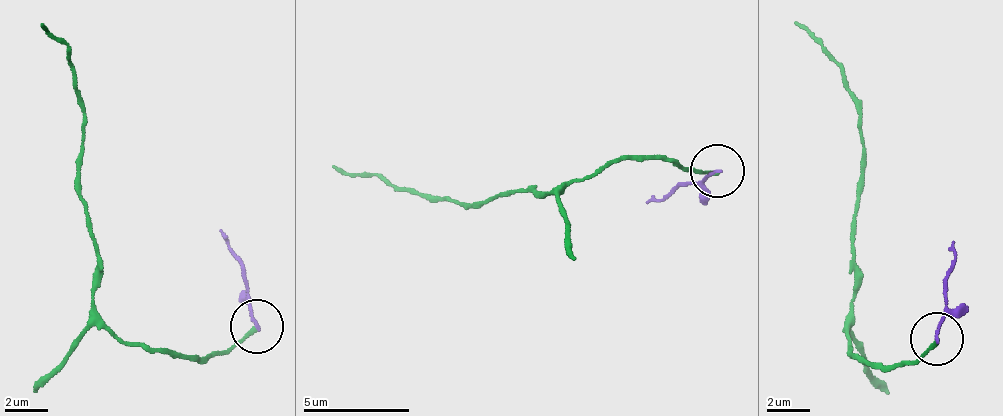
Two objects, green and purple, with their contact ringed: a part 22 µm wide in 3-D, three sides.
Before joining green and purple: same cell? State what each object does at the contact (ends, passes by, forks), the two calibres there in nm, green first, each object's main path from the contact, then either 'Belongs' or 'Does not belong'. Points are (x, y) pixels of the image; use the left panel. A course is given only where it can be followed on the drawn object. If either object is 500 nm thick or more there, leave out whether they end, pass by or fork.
At the ring green ends. At the ring purple ends. Thickness 190 nm (green) against 140 nm. Course of green: (255, 325), (227, 352), (175, 359), (102, 323), (95, 232), (82, 195), (82, 99), (68, 52), (41, 22). Course of purple: (255, 325), (239, 255), (220, 228). Does not belong

